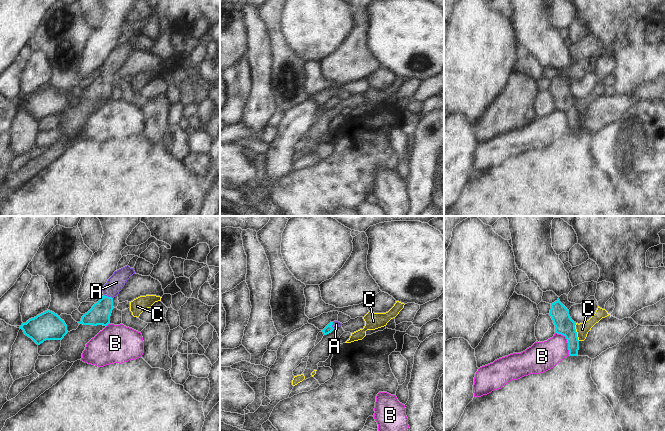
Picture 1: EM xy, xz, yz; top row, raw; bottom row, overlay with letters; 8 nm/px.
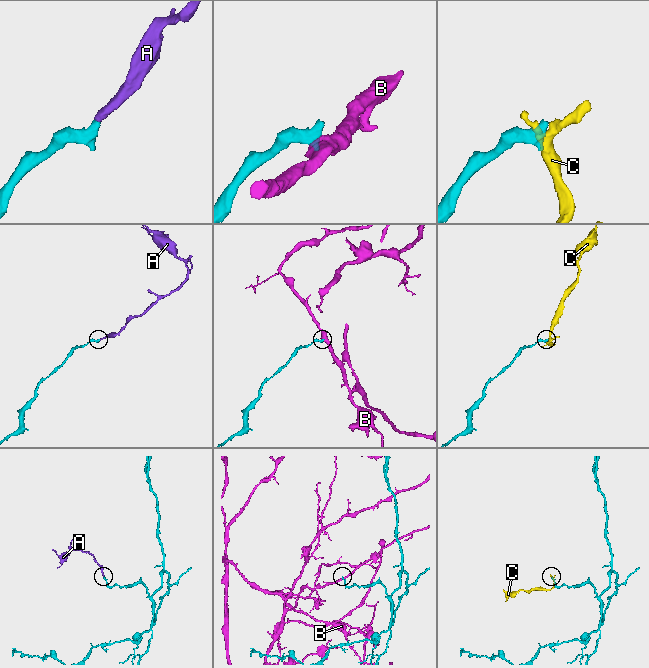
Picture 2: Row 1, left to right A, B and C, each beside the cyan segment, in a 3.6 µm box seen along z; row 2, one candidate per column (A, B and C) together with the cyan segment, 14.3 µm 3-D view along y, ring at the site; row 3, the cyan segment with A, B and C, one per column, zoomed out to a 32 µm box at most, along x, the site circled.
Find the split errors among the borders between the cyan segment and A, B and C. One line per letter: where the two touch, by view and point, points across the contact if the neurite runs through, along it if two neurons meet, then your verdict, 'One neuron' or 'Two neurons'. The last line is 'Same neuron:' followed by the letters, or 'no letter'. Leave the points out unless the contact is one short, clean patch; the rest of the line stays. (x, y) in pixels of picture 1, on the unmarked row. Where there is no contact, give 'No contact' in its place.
A: Touches cyan at xy (107, 72). Path across: xy (99, 90), (105, 81), (107, 72), (116, 58). One neuron
B: Touches cyan at yz (567, 117). Boundary: yz (555, 108), (565, 113), (569, 131). Two neurons
C: Touches cyan at yz (576, 108). Boundary: yz (575, 99), (576, 112), (579, 116). Two neurons
Same neuron: A.

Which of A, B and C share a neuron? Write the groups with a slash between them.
A / B / C

